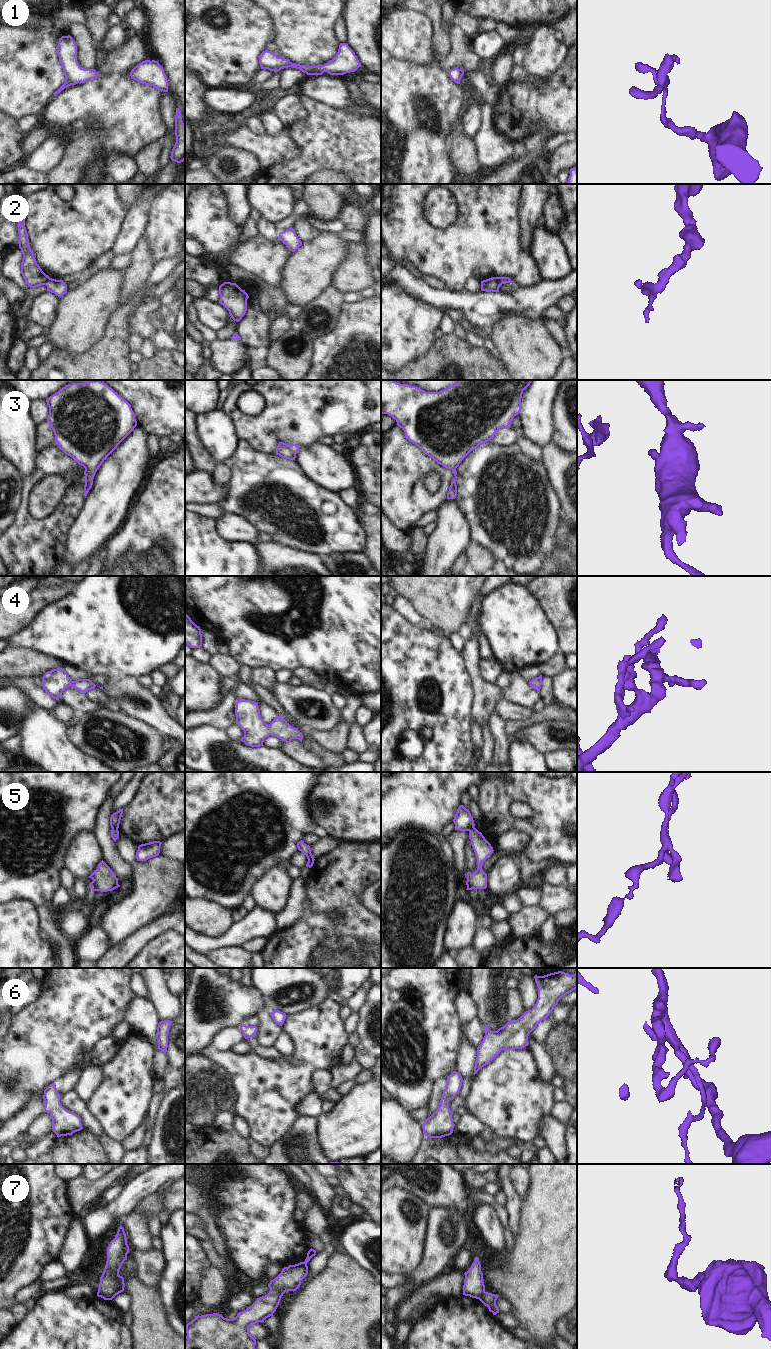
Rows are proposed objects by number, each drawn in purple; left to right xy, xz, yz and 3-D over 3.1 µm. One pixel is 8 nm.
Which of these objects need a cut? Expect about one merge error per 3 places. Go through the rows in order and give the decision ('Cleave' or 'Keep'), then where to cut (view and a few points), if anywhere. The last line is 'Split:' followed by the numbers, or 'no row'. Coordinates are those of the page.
1: Keep. No split
2: Cleave. Split along xy (49, 277), (43, 284)
3: Keep. No split
4: Keep. No split
5: Cleave. Split along xy (112, 828), (117, 830)
6: Keep. No split
7: Cleave. Split along yz (484, 1290), (478, 1298)
Split: 2, 5, 7.

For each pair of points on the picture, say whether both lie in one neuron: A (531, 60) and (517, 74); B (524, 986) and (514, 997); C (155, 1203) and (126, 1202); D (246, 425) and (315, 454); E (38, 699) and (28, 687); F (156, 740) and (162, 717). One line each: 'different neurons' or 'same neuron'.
A: different neurons
B: different neurons
C: different neurons
D: different neurons
E: same neuron
F: different neurons

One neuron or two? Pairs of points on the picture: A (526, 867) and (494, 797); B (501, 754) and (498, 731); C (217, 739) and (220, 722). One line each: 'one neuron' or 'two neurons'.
A: two neurons
B: one neuron
C: two neurons

